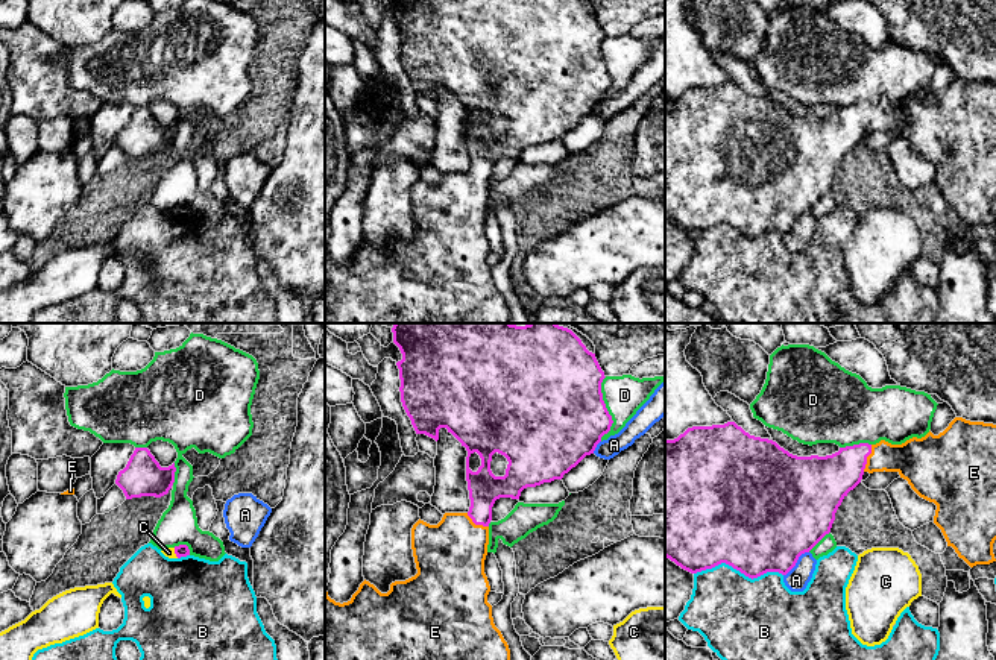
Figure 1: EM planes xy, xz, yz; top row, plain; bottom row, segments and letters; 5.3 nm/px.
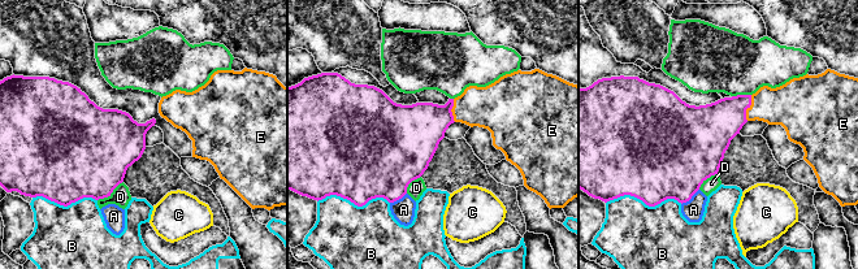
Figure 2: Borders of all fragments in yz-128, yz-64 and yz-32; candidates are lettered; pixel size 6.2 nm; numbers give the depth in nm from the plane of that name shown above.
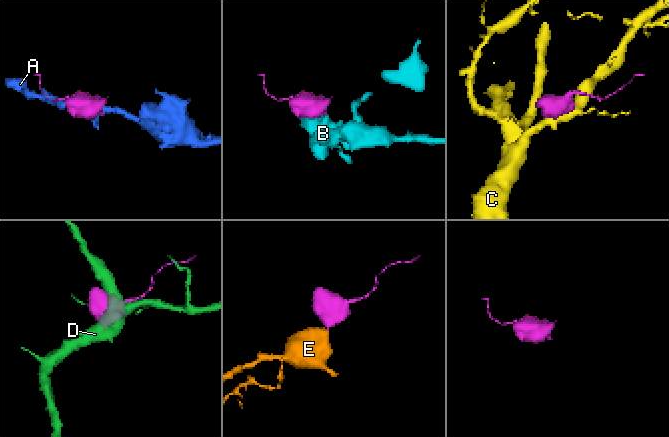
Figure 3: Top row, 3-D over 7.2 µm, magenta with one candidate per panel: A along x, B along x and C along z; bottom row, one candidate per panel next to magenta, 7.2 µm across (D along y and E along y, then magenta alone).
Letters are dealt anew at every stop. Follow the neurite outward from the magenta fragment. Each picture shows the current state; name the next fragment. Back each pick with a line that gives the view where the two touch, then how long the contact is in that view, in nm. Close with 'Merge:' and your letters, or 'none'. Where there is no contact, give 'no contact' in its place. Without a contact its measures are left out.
E: contact in yz; length 150 nm
Merge: E

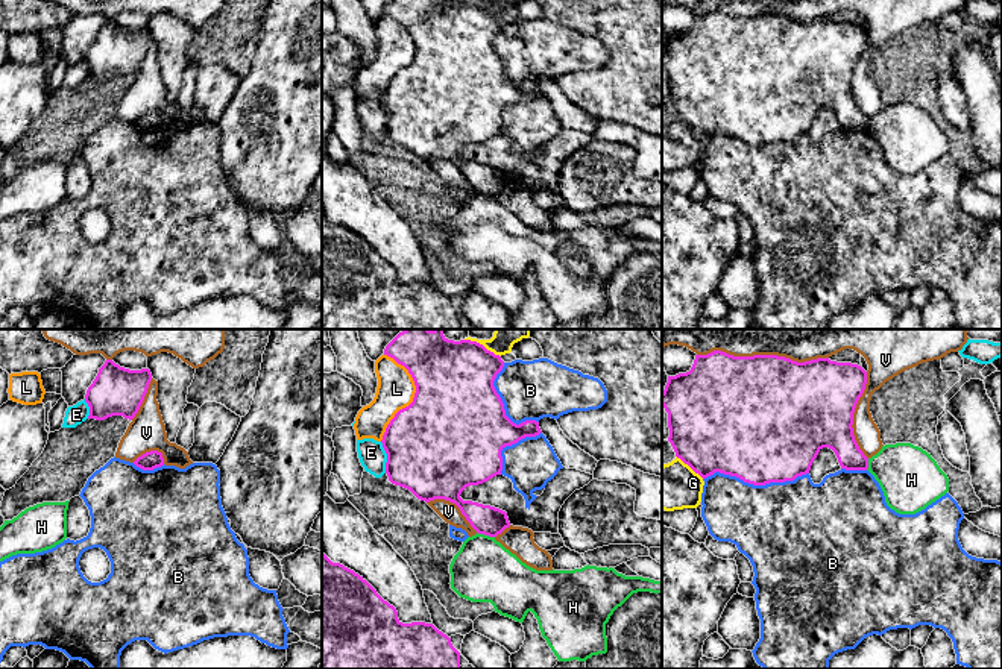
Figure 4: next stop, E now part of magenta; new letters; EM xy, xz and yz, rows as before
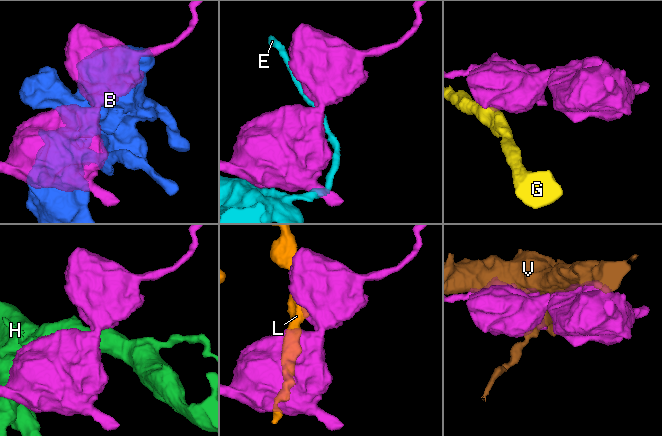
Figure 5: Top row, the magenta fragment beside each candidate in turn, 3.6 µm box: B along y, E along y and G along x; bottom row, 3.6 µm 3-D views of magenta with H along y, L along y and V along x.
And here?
Merge: none

